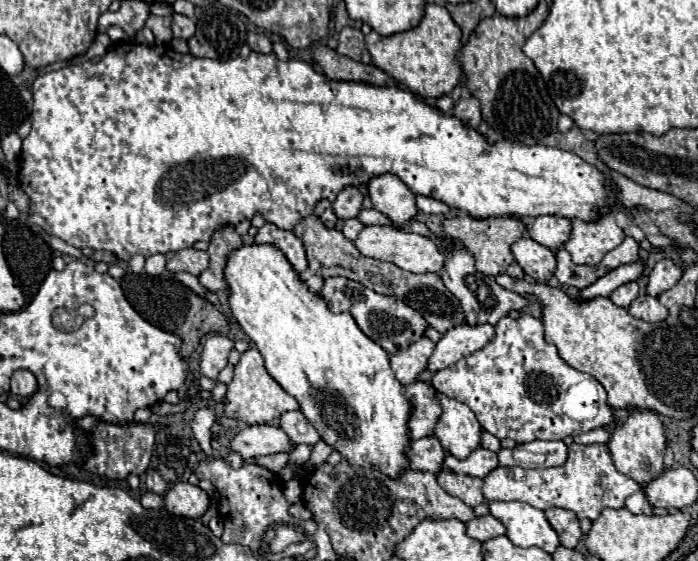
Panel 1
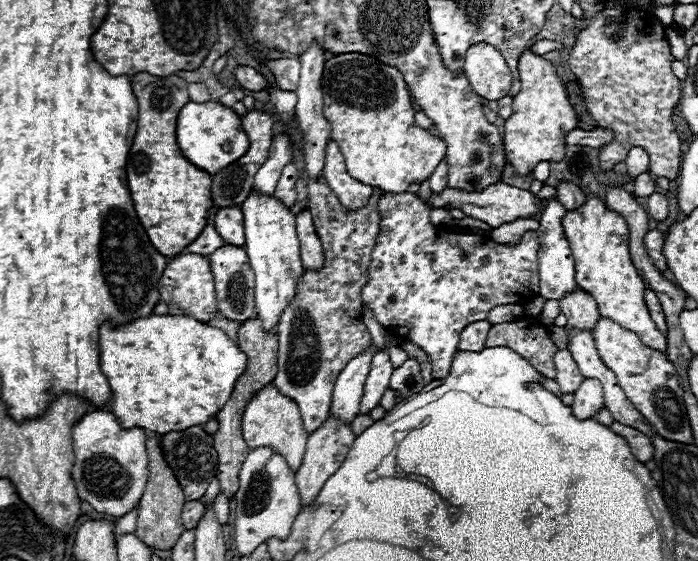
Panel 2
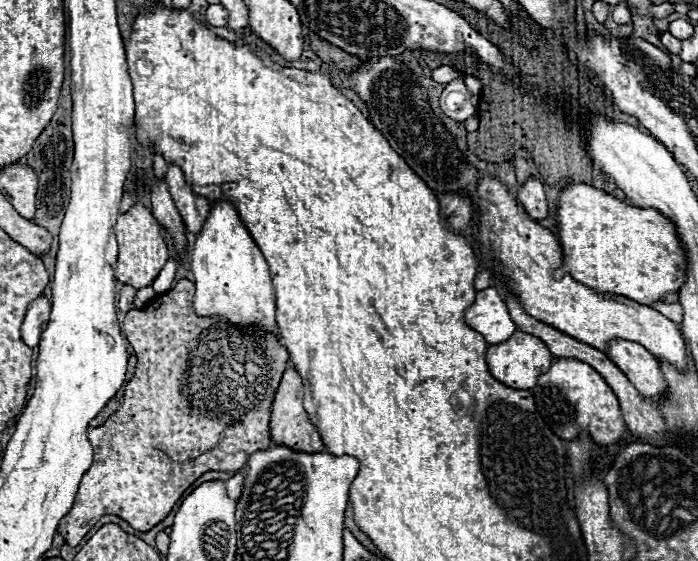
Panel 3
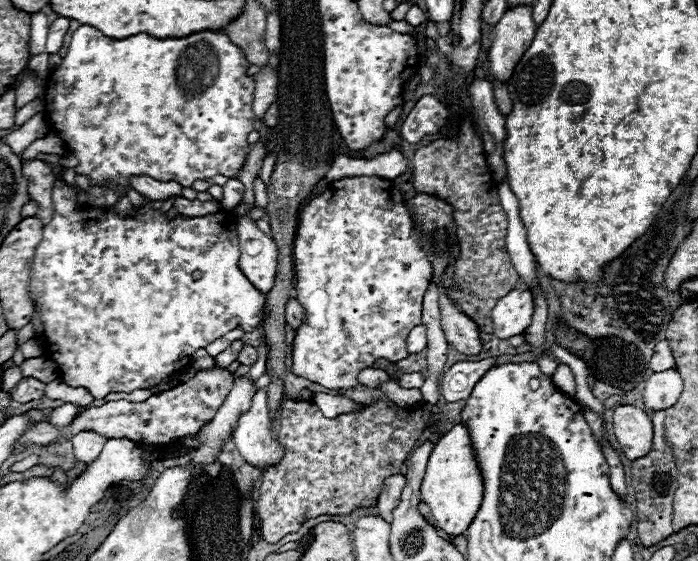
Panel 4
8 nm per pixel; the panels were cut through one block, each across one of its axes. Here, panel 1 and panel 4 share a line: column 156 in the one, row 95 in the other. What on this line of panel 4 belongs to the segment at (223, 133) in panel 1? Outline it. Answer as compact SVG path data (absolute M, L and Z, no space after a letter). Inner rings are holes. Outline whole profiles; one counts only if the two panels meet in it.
M82 24L78 30L72 32L72 40L70 40L66 56L62 58L62 64L50 74L50 78L46 82L50 100L44 100L44 104L46 104L48 120L54 126L56 134L66 142L70 152L78 158L78 166L74 166L74 172L80 176L88 176L92 186L106 186L110 190L114 190L118 186L126 188L126 186L130 186L128 176L150 176L160 182L174 180L174 182L180 182L182 186L192 186L194 180L206 180L216 174L222 174L228 178L236 176L236 172L240 170L240 166L244 164L244 160L250 152L248 134L254 130L254 126L252 126L252 122L254 122L254 114L252 114L254 78L246 74L248 66L250 64L248 64L244 52L238 46L234 46L224 32L206 30L200 34L192 34L188 38L166 38L166 40L158 40L148 34L136 34L126 40L114 40L114 38L104 36L100 30L96 30L88 24Z

